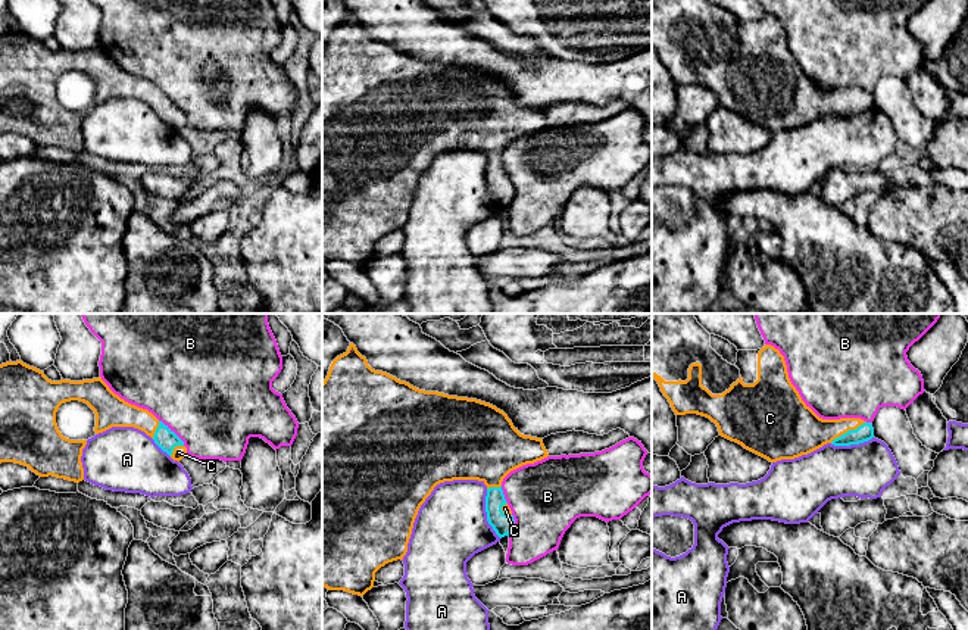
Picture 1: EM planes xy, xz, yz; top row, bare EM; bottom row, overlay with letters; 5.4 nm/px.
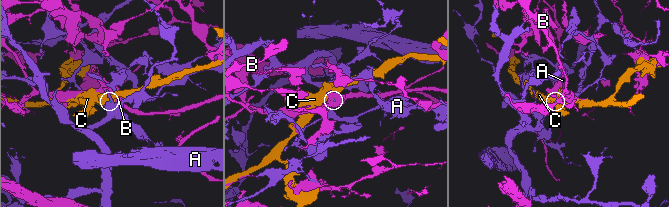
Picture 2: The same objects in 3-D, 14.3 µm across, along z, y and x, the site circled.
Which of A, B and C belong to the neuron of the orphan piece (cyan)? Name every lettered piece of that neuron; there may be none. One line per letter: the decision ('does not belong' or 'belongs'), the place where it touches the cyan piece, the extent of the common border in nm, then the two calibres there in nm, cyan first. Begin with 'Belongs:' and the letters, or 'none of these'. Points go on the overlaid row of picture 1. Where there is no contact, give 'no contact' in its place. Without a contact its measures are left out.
Belongs: C
A: does not belong; meets cyan in xz at (487, 514); contact 280 nm long; 110 nm thick on the cyan side, 400 nm on the other
B: does not belong; meets cyan in xy at (172, 432); contact 200 nm long; 110 nm thick on the cyan side, 500 nm on the other
C: belongs; meets cyan in yz at (849, 430); contact 240 nm long; 90 nm thick on the cyan side, 240 nm on the other

